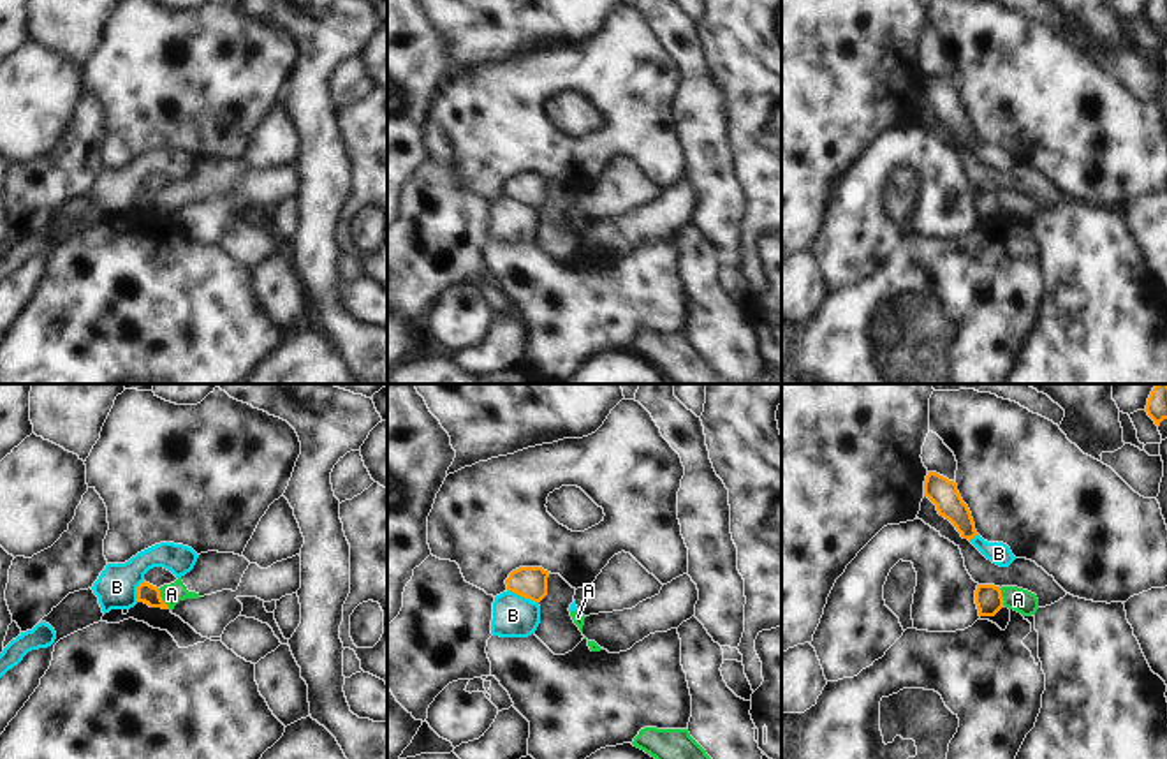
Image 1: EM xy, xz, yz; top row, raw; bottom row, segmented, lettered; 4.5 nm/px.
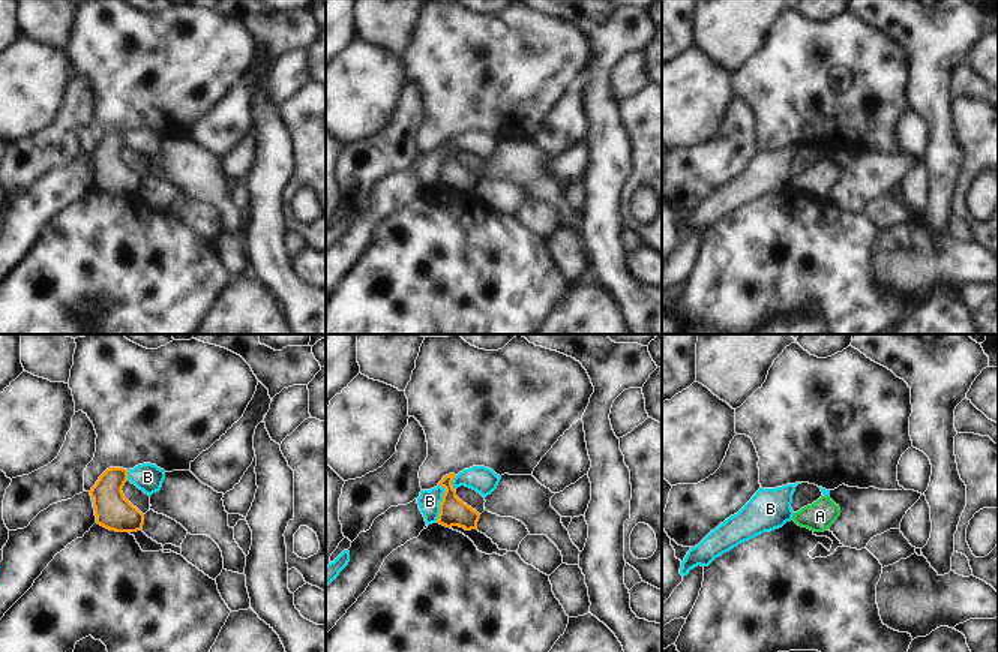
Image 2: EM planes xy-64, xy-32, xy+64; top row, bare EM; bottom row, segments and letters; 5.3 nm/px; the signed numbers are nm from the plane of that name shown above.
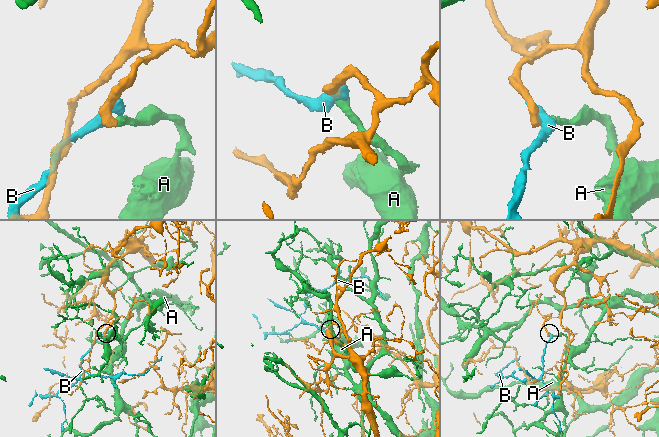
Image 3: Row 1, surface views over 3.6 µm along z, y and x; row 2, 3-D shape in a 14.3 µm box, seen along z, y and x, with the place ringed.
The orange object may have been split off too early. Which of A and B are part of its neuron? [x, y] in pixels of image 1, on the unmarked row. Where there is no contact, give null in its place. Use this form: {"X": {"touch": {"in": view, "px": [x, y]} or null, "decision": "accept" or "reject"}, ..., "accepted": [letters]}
{"A": {"touch": {"in": "xy", "px": [161, 205]}, "decision": "reject"}, "B": {"touch": {"in": "xz", "px": [523, 201]}, "decision": "reject"}, "accepted": []}

